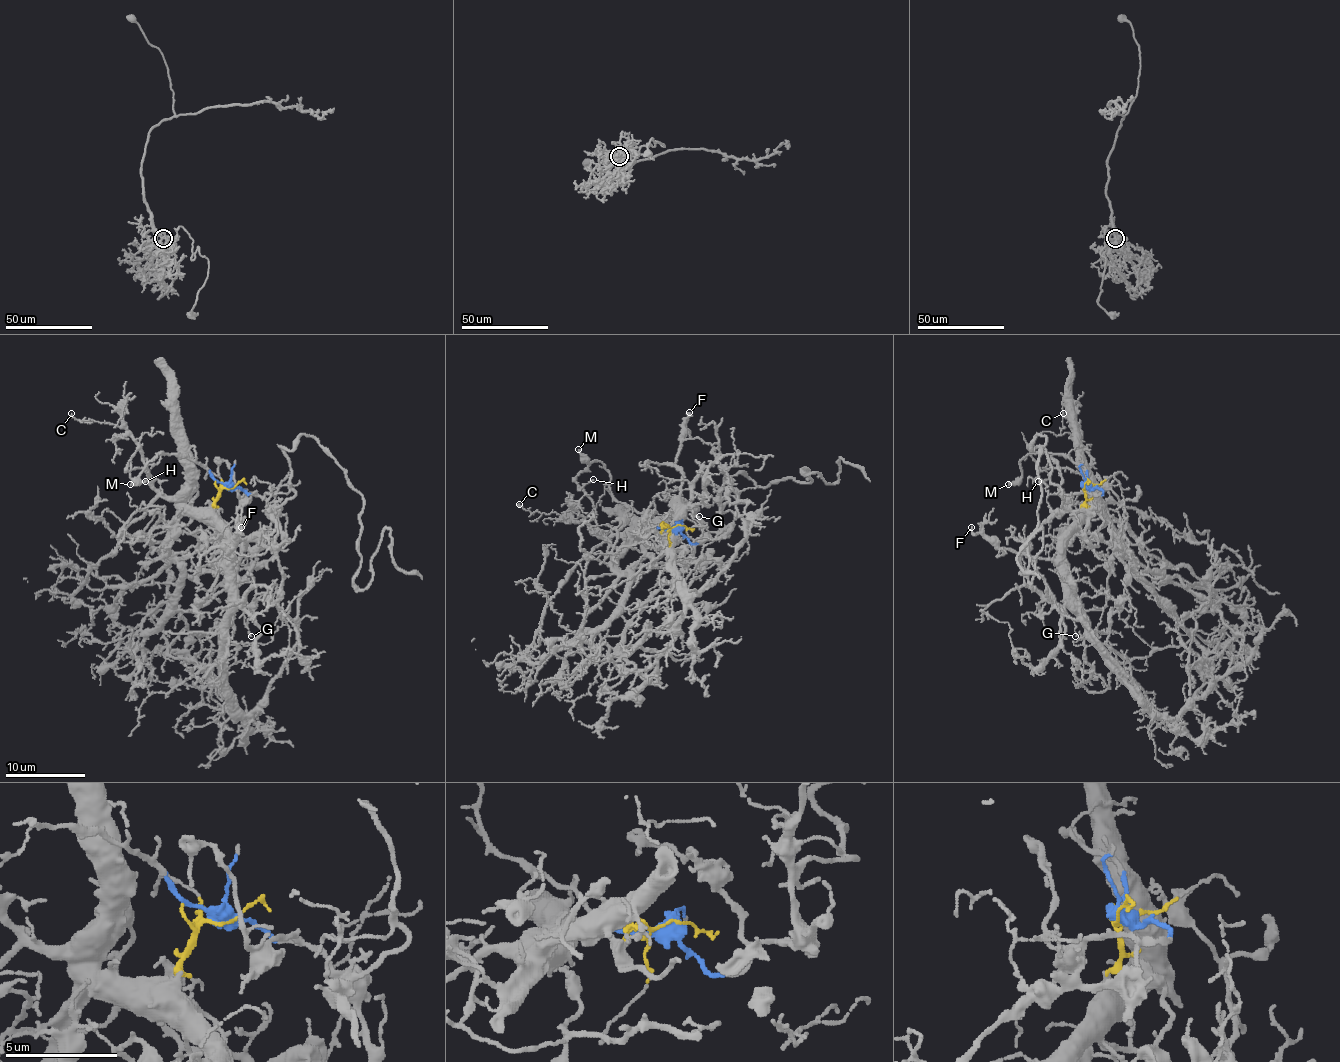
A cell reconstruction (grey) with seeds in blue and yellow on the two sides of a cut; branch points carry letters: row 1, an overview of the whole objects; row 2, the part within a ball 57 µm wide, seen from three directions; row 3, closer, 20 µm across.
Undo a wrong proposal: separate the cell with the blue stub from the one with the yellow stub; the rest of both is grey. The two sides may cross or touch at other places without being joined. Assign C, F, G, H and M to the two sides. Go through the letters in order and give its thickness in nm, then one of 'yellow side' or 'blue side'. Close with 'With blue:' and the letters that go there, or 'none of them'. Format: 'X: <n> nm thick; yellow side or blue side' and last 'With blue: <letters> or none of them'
C: 160 nm thick; yellow side
F: 190 nm thick; yellow side
G: 120 nm thick; yellow side
H: 120 nm thick; yellow side
M: 240 nm thick; blue side
With blue: M

